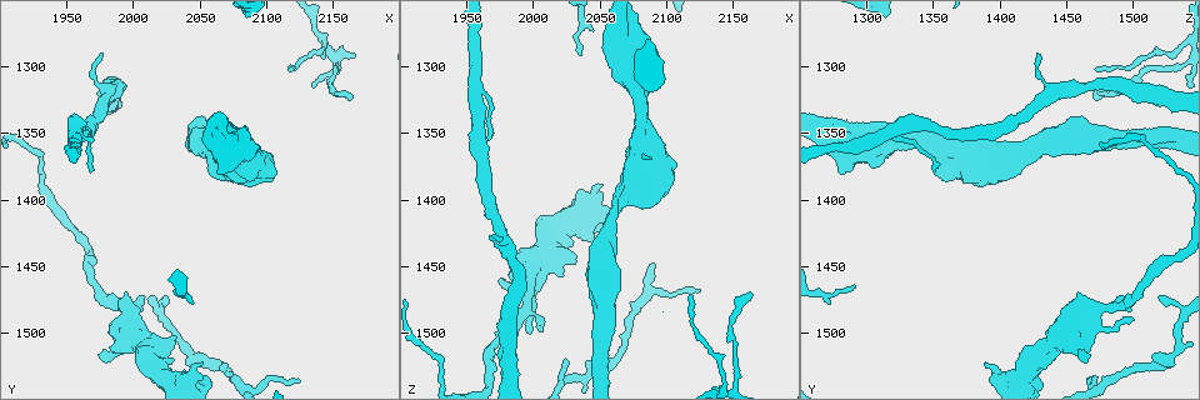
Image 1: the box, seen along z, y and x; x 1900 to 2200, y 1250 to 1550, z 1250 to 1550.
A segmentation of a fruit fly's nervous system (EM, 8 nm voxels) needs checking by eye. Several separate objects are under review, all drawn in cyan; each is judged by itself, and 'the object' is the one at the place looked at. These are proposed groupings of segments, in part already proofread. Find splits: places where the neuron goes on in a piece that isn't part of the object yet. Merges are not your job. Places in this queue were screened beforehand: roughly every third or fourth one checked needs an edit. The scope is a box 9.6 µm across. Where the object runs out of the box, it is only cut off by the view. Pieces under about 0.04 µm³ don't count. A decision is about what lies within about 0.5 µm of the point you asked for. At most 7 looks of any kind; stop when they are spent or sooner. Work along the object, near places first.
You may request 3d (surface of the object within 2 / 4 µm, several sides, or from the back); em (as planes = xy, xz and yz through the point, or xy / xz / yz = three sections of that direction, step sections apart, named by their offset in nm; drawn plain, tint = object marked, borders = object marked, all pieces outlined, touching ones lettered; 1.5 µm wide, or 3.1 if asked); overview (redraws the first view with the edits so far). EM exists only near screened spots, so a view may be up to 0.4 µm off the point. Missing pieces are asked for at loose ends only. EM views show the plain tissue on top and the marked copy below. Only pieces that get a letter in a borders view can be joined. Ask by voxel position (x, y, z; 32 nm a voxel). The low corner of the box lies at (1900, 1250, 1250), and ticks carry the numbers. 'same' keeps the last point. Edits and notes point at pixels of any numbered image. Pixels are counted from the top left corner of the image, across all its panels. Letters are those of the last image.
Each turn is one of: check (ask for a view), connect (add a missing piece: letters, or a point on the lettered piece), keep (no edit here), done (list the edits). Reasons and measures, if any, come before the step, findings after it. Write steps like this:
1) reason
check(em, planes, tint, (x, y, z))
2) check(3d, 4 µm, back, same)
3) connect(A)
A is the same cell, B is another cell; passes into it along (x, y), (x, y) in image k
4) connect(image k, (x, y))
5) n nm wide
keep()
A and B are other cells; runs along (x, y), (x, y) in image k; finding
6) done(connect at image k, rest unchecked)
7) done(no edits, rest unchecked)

thick end
check(3d, 4 µm, (2108, 1380, 1374))

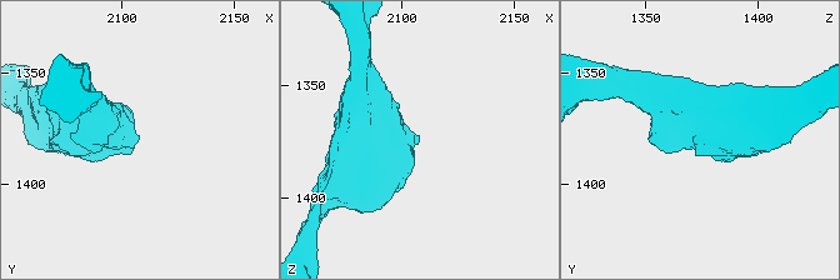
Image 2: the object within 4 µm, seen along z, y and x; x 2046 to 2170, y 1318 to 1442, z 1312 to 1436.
check(em, planes, tint, (2106, 1382, 1373))

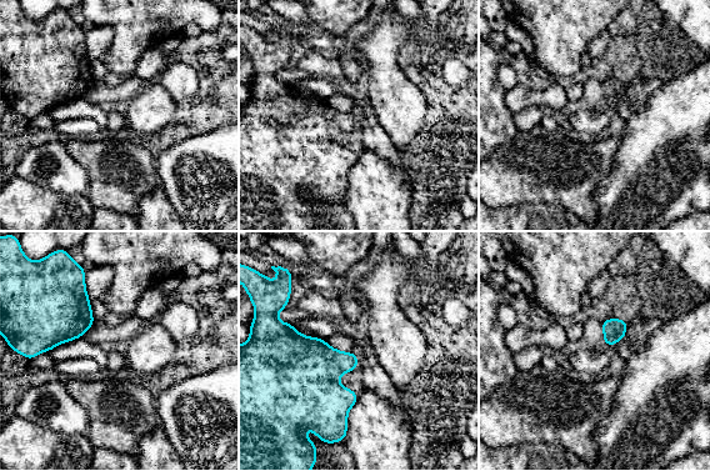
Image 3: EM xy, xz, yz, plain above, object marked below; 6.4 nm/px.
what lies round it
check(em, planes, borders, same)

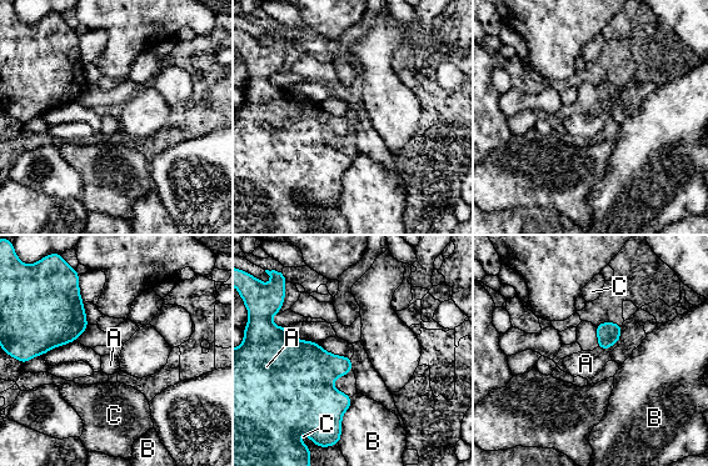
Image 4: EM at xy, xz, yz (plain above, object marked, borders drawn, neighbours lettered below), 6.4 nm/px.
keep()
A, B and C are other cells; none of them fits

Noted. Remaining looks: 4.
branch stops here
check(3d, 2 µm, (2162, 1322, 1468))

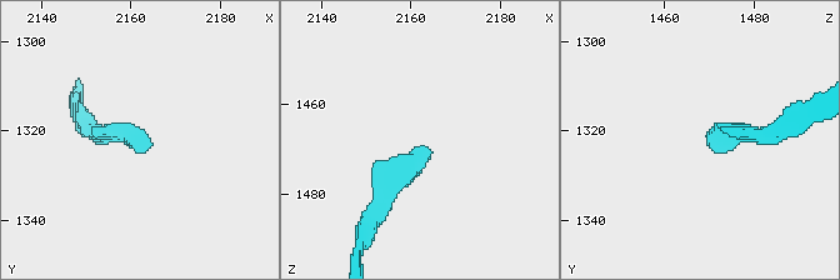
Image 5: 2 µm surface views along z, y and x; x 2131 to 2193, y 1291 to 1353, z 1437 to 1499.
check(em, yz, step 4, borders, (2163, 1322, 1469))

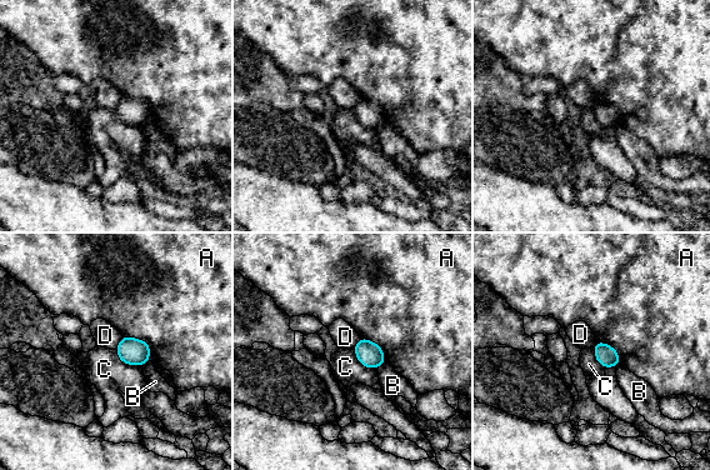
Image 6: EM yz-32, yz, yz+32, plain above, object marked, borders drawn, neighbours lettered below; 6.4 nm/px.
A touches over 240 nm
keep()
A, B, C and D are other cells; no lettered piece goes on from it

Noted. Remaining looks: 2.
check(3d, 4 µm, (2052, 1522, 1388))

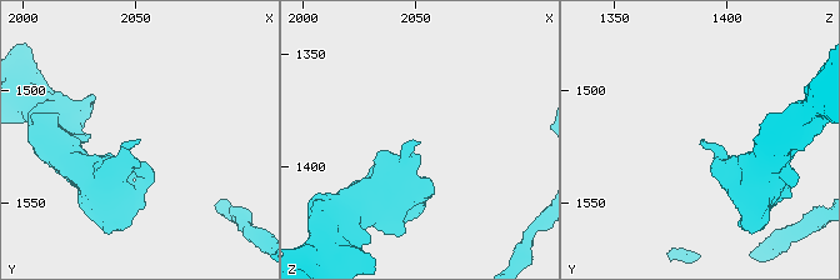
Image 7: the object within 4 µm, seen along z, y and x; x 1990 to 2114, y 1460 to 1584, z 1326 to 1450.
check(em, planes, borders, (2051, 1523, 1388))

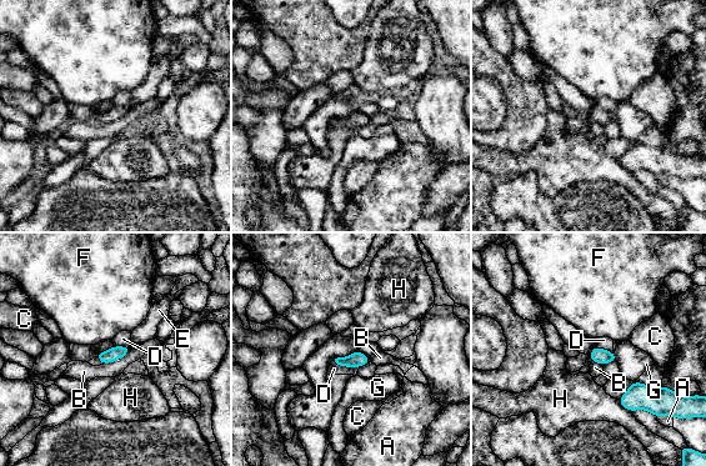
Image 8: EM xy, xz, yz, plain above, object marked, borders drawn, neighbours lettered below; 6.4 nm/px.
B touches over 220 nm
keep()
A, B, C, D, E, F, G and H are other cells; none of them fits

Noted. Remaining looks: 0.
done(no edits, rest unchecked)

